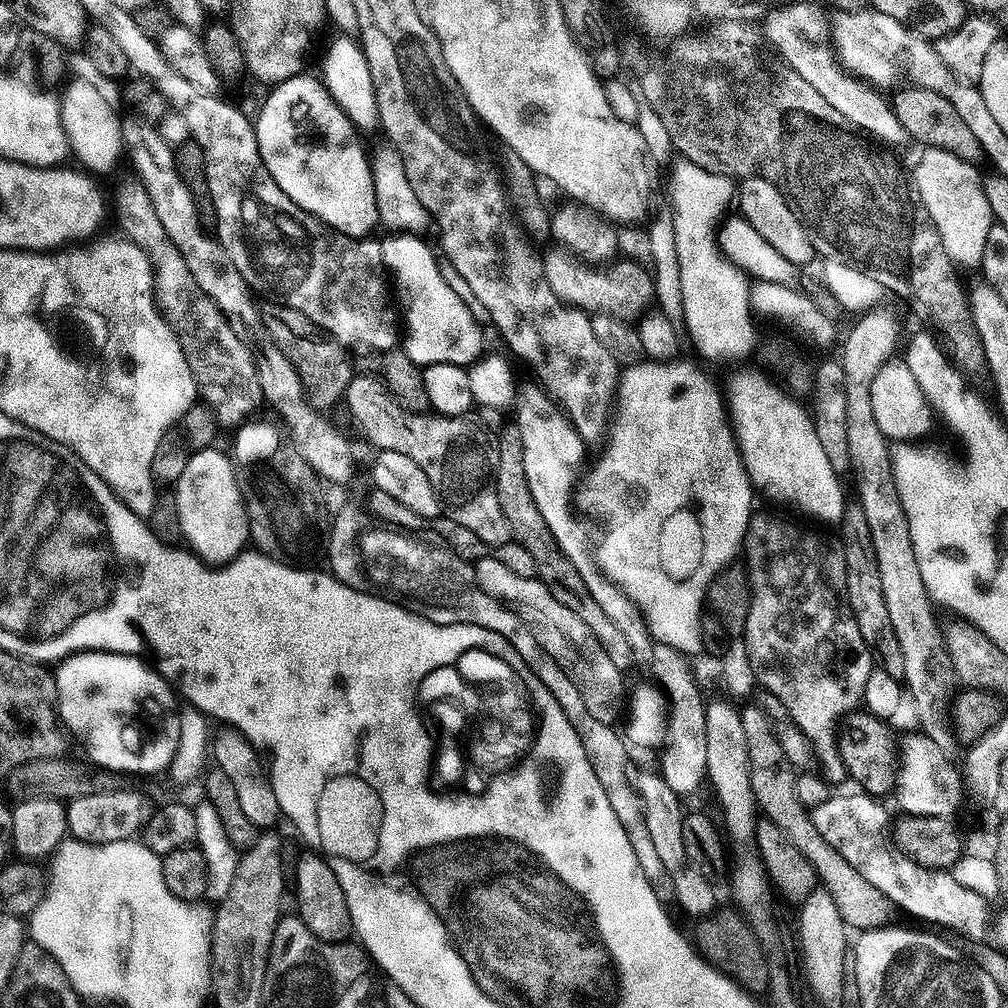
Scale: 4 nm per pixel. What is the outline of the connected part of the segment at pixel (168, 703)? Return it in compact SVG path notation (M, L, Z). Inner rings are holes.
M89 650L68 656L57 667L60 669L55 669L56 707L60 723L84 743L97 769L117 774L141 772L144 776L151 772L163 773L178 750L181 709L176 708L177 693L159 672L149 665L147 668L142 661L137 656Z

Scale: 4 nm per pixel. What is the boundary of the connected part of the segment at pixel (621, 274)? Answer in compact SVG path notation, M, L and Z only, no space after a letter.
M552 246L547 253L543 253L544 273L546 282L550 282L550 288L558 298L566 304L572 304L576 308L583 308L589 314L599 314L602 316L613 316L619 320L635 321L644 315L653 303L654 293L652 291L652 274L647 267L635 264L632 260L623 260L617 258L603 266L597 266L595 263L589 263L581 259L575 252L571 252L564 246Z

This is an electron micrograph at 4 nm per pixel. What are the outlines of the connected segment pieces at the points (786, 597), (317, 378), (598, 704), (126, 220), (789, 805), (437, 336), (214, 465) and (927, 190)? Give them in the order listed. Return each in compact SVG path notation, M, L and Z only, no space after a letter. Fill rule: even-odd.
M757 511L748 521L742 560L745 560L748 584L752 588L750 618L746 618L742 639L753 666L755 683L764 692L774 694L774 698L786 706L798 730L810 738L819 769L824 770L823 777L834 786L847 781L849 775L842 762L838 733L846 718L861 707L866 682L874 671L874 661L866 642L862 642L862 634L858 634L858 622L854 622L854 614L850 610L846 594L848 557L845 549L780 516Z
M269 303L263 309L264 329L268 332L268 339L272 340L278 346L278 350L282 350L282 354L286 354L286 358L294 366L294 370L300 376L300 381L304 384L304 392L308 396L308 400L321 410L329 410L337 403L338 405L344 399L344 391L350 386L354 369L348 361L349 353L341 348L331 336L320 331L320 327L314 322L310 322L302 314L298 314L298 310L290 310L285 308L281 303Z
M490 554L475 561L474 567L480 589L490 594L490 598L508 605L524 621L530 634L534 634L540 649L550 654L550 658L554 658L566 678L570 678L570 682L582 696L582 703L590 718L609 726L615 725L615 720L619 716L621 719L626 708L625 673L614 666L614 662L610 662L598 638L590 634L590 626L586 626L586 622L582 622L582 618L578 618L578 614L570 610L570 606L562 606L562 602L558 602L558 598L554 598L554 594L550 594L548 587L538 578L522 578L519 574L514 574L514 570L502 566L502 562L498 562L498 558Z
M134 180L120 187L116 192L116 206L120 214L120 220L125 230L125 237L132 243L139 246L150 258L152 267L156 273L156 302L168 325L176 331L176 336L180 340L186 360L190 366L190 370L194 374L194 382L199 399L207 404L215 413L217 421L221 425L232 424L238 426L249 417L259 404L262 404L260 387L258 386L258 378L256 377L256 361L253 353L248 345L243 344L234 334L234 330L230 330L230 326L226 322L224 315L214 306L214 302L210 302L202 290L198 286L198 282L194 282L194 274L190 274L190 266L186 266L186 262L182 258L182 254L178 250L178 246L174 246L170 242L169 236L162 229L162 224L158 220L158 216L154 214L153 204L150 202L149 195L141 185Z
M753 706L753 708L748 709L745 707L741 711L740 717L742 718L742 731L746 734L750 786L756 799L756 807L762 813L763 819L774 822L774 826L778 826L778 830L782 830L782 834L786 834L786 838L790 838L790 842L794 842L794 846L801 852L802 858L806 858L806 862L810 862L810 866L814 866L817 881L827 889L830 898L834 898L834 906L838 906L838 914L842 914L844 925L849 929L856 928L855 930L860 932L869 932L871 928L883 927L887 921L884 919L887 918L888 911L890 911L886 894L882 894L880 890L870 886L870 882L866 882L866 878L862 878L858 874L858 870L854 870L846 862L846 858L842 858L842 854L838 854L838 850L834 850L834 846L830 846L826 842L826 838L822 838L822 834L818 834L818 826L814 826L811 811L805 804L798 802L798 790L796 789L797 773L786 758L786 754L782 754L782 746L778 742L776 732L772 729L772 719L759 706Z
M397 232L395 234L388 234L388 237L383 237L383 239L380 240L380 249L382 250L382 258L384 259L384 267L385 269L387 269L387 271L390 273L391 279L394 281L394 292L396 295L396 292L398 295L400 295L400 304L399 307L402 309L402 351L404 351L406 353L406 355L408 355L408 357L410 358L410 362L414 362L415 364L421 365L421 366L427 366L429 364L459 364L461 366L470 366L472 364L474 364L474 362L476 362L476 360L479 359L479 356L481 355L481 352L484 350L482 349L484 346L484 336L482 333L480 333L480 328L478 325L476 325L476 320L474 317L472 317L472 312L469 307L469 305L466 303L465 300L463 300L462 298L458 298L458 294L454 294L454 290L450 290L450 286L446 286L446 279L442 278L442 272L439 269L439 259L437 256L437 253L434 251L433 248L433 252L432 253L432 248L430 245L427 244L426 241L424 241L425 237L423 235L420 234L413 234L410 232Z
M213 446L195 452L190 462L186 462L182 478L178 478L174 485L182 537L186 542L188 540L187 547L209 566L233 560L245 551L250 540L248 511L244 509L233 461L218 449Z
M924 148L918 164L913 167L915 183L922 196L924 206L932 224L939 232L940 244L948 251L953 261L979 267L983 247L986 246L986 237L990 232L990 226L995 223L995 216L992 213L992 204L986 200L983 177L975 168L976 166L968 160L958 158L949 151L941 148Z

